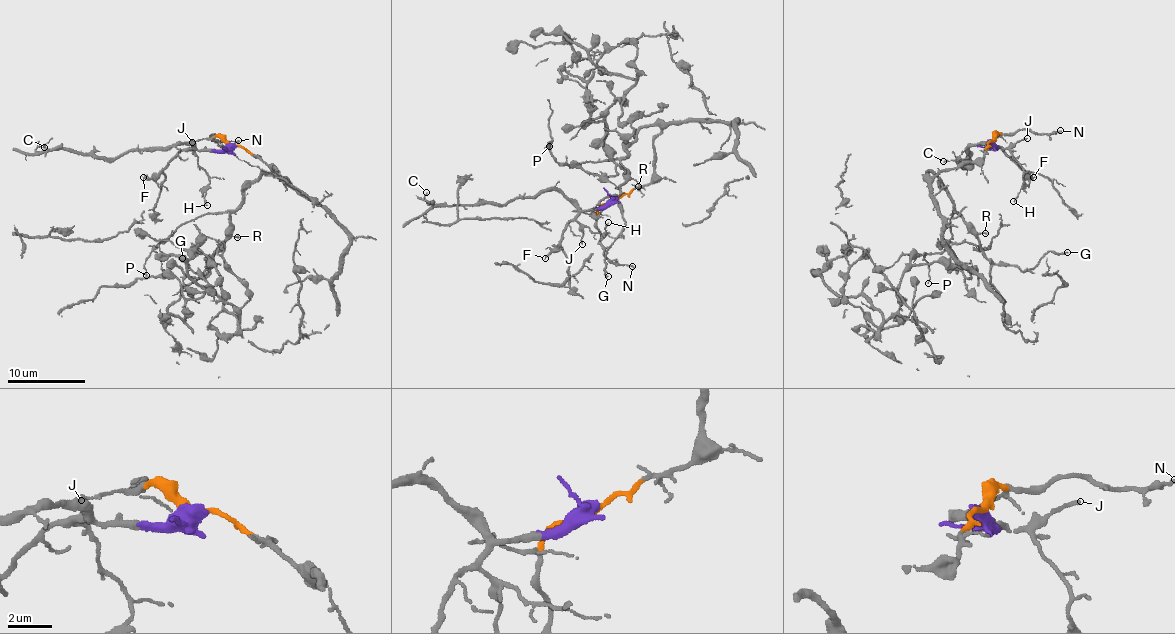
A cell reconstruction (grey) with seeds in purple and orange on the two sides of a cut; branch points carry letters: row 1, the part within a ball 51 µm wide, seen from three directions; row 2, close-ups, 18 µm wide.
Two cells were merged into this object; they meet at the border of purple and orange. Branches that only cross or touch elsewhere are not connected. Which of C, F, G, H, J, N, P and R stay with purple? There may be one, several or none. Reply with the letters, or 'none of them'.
C, F, H, J

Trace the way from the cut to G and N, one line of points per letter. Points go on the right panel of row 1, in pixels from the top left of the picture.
G: (991, 142), (981, 159), (926, 176), (932, 173), (944, 188), (995, 263), (1028, 271), (1049, 251), (1067, 251)
N: (991, 142), (1002, 134), (1032, 130), (1049, 134), (1060, 130)

